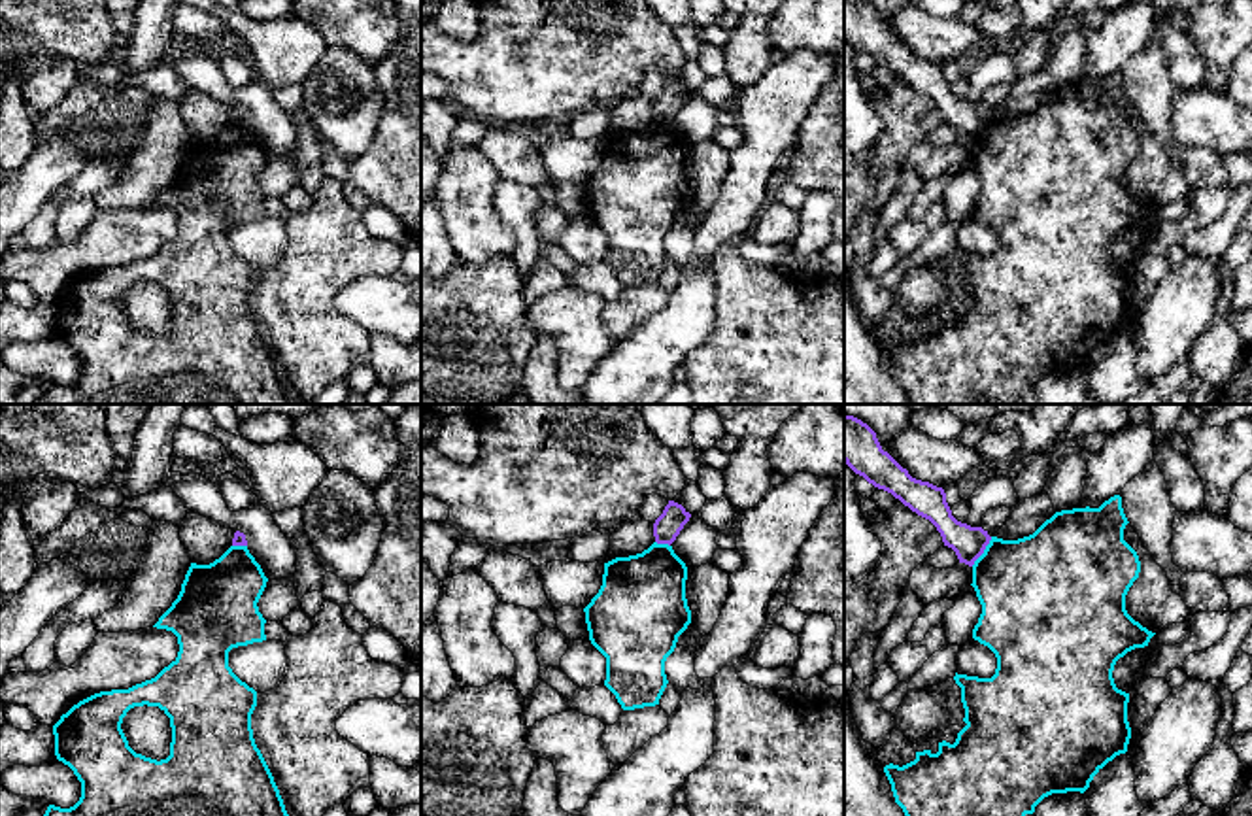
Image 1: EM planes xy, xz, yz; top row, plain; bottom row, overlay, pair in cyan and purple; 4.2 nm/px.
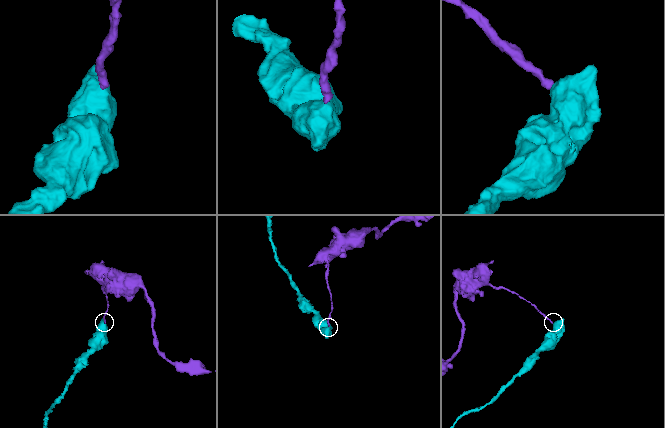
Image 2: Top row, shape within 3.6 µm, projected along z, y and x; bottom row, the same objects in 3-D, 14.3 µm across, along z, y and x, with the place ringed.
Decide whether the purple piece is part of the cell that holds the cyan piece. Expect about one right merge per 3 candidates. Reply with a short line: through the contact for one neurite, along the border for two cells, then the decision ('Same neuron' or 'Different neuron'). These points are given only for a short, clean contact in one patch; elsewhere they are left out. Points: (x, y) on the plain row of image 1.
Line: yz (992, 114), (984, 129), (971, 142). Different neuron

